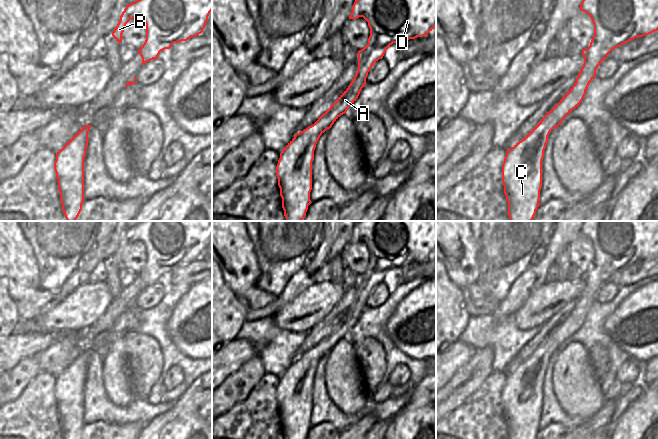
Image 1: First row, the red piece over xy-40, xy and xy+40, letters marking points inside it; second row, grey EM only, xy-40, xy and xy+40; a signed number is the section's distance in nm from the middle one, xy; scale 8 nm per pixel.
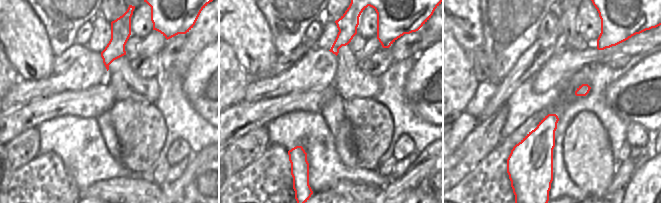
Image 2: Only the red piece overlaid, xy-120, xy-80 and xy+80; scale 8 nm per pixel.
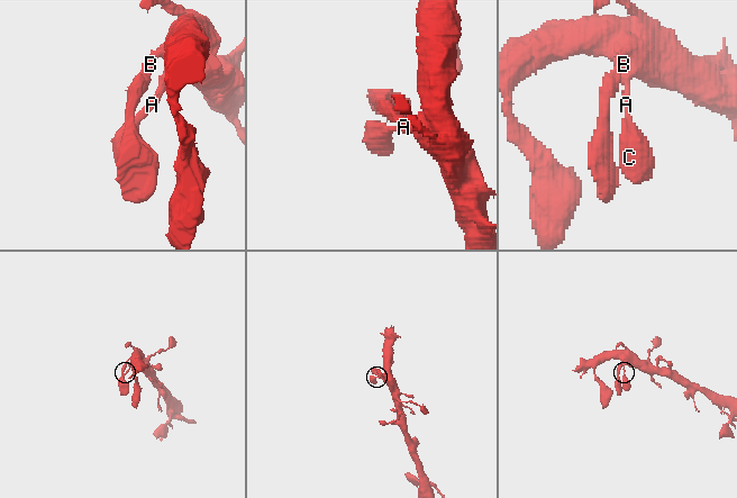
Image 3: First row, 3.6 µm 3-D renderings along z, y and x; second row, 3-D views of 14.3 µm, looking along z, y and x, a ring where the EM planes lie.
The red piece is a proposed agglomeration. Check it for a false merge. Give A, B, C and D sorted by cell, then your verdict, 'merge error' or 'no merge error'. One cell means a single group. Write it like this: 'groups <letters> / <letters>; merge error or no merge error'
groups A B C D; no merge error

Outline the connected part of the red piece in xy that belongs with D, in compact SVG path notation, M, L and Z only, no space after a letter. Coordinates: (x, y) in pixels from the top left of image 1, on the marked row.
M355 0L349 19L363 17L370 28L368 44L358 51L358 70L348 88L338 97L335 103L323 113L318 120L294 138L284 147L276 166L276 176L282 198L282 208L286 221L302 221L308 206L312 203L312 162L314 150L320 136L332 127L334 122L356 101L366 84L368 72L382 59L386 50L393 43L403 43L409 39L423 37L436 26L436 0Z

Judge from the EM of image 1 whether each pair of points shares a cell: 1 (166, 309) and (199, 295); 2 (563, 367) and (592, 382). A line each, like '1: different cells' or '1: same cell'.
1: different cells
2: same cell

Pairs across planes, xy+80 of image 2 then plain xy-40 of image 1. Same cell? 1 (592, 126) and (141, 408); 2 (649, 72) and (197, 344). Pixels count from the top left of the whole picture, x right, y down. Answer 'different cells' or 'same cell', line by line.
1: different cells
2: same cell

